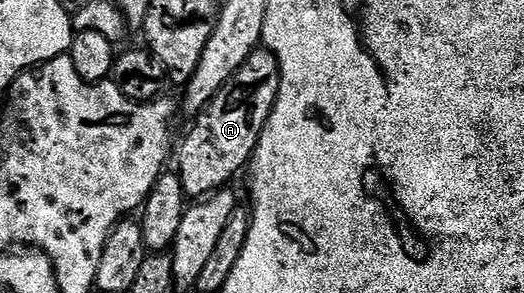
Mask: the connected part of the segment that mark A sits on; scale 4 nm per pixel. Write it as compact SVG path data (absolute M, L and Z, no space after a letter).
M265 48L255 50L194 119L183 143L178 143L177 173L188 196L206 196L224 189L239 169L246 167L259 143L279 95L279 61Z

